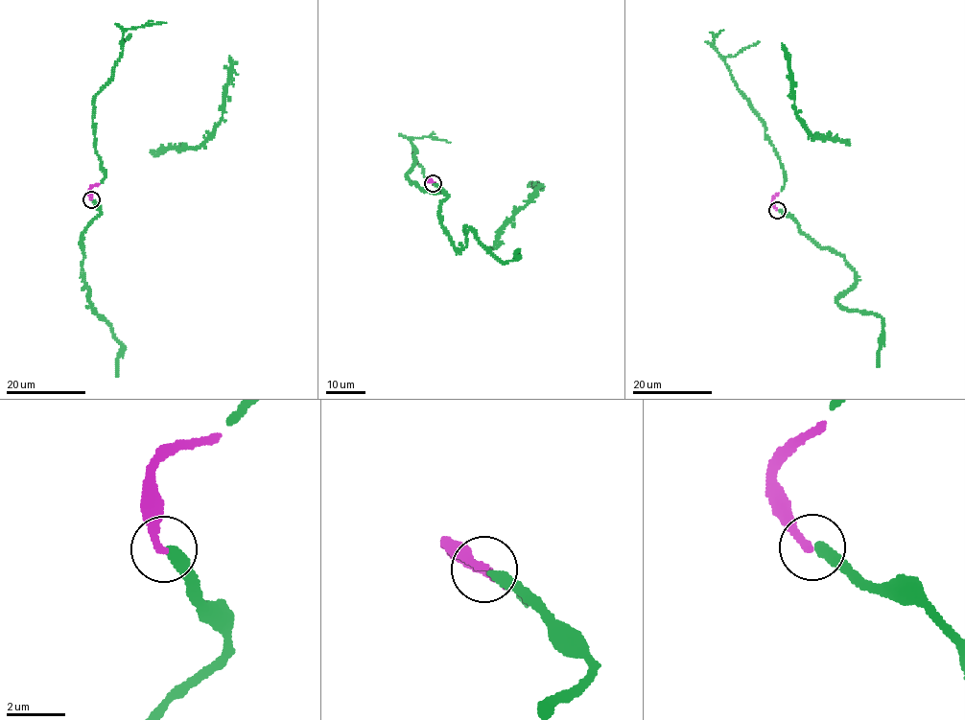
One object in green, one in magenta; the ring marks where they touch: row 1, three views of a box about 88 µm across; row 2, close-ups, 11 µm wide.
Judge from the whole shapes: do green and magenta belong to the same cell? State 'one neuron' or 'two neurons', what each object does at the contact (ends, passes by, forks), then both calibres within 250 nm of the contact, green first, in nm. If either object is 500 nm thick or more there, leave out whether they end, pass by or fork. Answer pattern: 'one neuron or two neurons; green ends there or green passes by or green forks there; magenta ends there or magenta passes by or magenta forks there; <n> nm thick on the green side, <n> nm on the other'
one neuron; green ends there; magenta ends there; 400 nm thick on the green side, 280 nm on the other

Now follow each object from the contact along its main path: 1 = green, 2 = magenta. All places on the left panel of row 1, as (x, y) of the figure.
1: (92, 199), (100, 212), (83, 232), (81, 268), (94, 312), (104, 317), (113, 337), (121, 345), (116, 377)
2: (92, 199), (90, 190), (100, 183)

